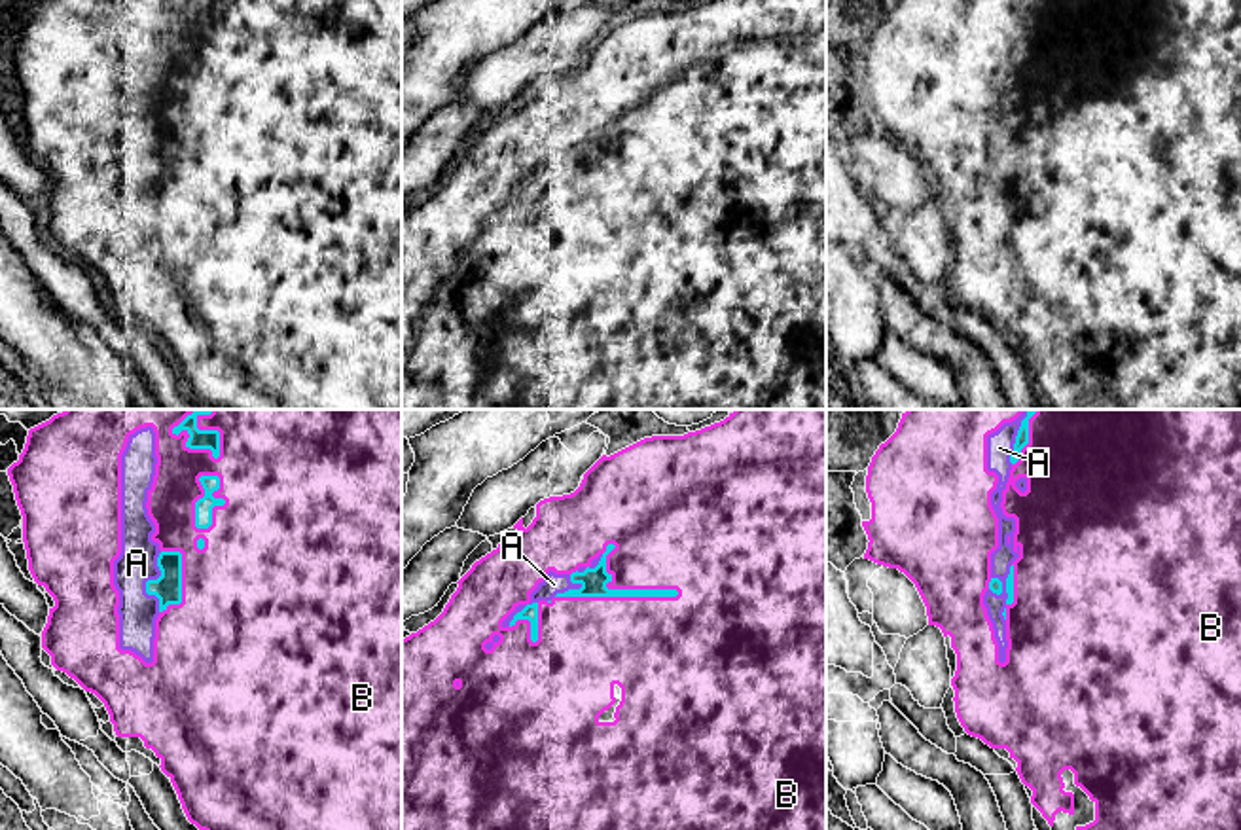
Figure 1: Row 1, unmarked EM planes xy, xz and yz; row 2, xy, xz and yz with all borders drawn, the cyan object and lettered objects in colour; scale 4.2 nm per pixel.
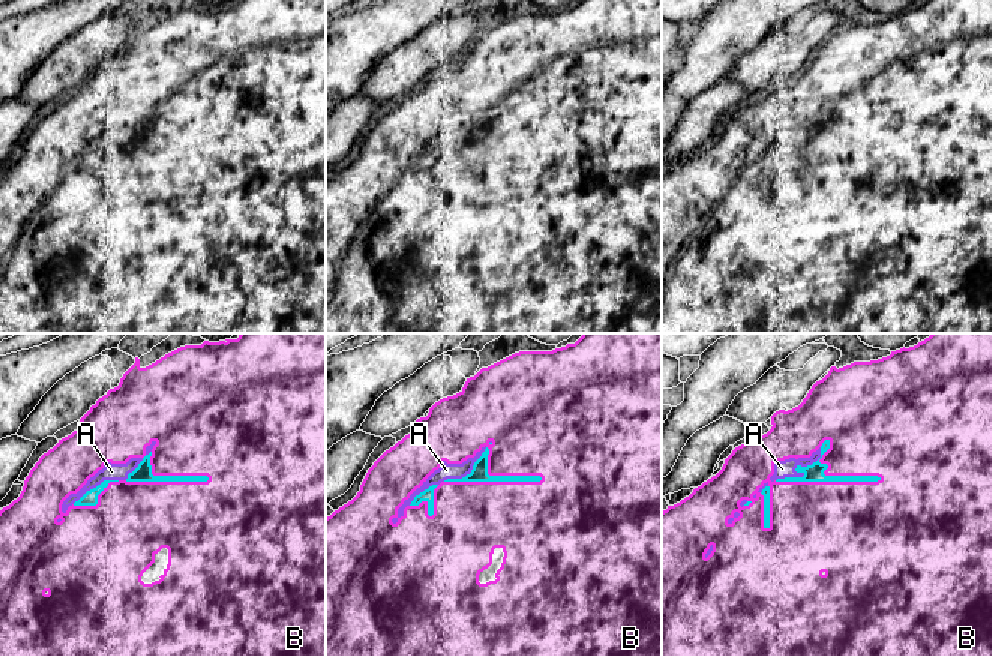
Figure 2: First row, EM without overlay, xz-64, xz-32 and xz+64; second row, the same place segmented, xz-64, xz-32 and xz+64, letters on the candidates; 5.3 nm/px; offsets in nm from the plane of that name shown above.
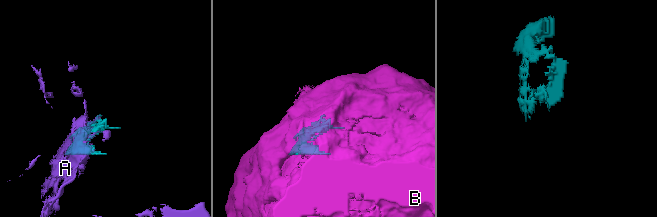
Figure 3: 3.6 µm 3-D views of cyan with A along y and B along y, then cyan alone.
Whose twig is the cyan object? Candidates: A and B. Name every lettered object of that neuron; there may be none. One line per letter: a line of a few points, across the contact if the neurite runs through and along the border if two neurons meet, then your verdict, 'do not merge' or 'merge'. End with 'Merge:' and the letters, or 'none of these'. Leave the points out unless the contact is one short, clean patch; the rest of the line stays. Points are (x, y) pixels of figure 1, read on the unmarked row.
A: do not merge
B: merge
Merge: B

